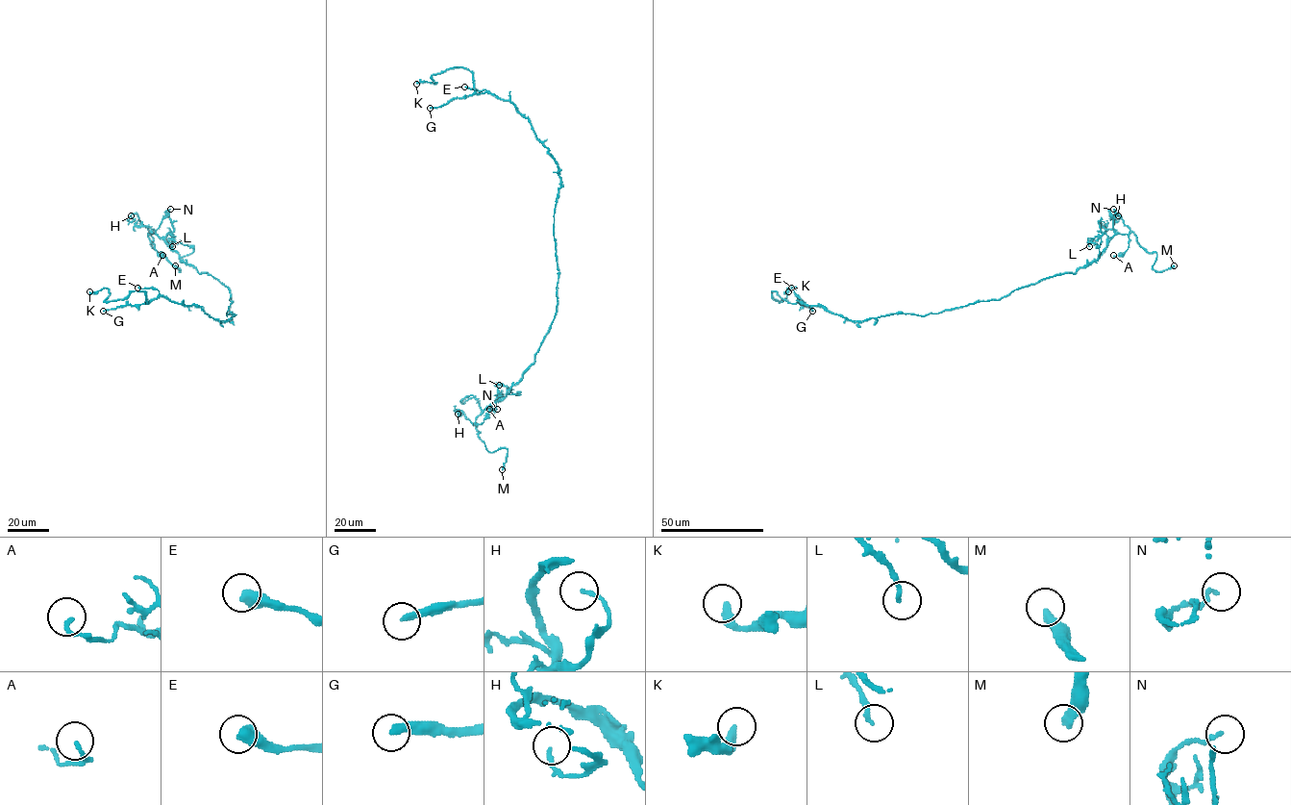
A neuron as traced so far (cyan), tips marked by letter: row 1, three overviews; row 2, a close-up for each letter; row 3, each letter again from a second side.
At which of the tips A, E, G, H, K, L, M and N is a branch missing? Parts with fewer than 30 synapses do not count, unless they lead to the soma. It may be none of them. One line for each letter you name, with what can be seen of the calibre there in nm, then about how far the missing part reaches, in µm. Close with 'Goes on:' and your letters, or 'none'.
G: 280 nm thick; about 70 µm are missing
M: 380 nm thick; about 8 µm are missing
Goes on: G, M

